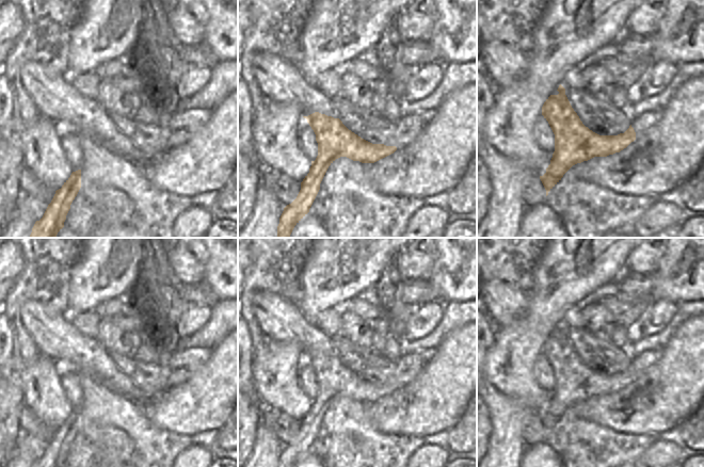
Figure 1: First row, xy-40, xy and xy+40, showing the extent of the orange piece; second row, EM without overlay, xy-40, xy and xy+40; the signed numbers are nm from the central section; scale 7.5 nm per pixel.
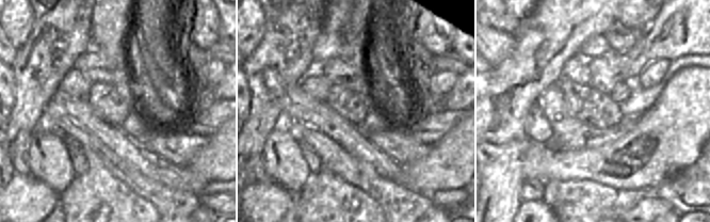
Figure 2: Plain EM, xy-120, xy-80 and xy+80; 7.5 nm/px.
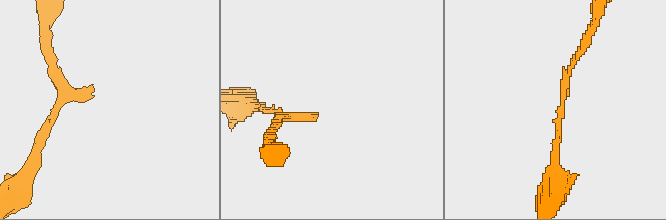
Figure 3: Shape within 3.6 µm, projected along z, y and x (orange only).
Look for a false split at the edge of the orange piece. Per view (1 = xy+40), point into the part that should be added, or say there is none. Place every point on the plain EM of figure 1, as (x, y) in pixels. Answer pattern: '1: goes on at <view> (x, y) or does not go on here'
1: goes on at xy+40 (640, 363)

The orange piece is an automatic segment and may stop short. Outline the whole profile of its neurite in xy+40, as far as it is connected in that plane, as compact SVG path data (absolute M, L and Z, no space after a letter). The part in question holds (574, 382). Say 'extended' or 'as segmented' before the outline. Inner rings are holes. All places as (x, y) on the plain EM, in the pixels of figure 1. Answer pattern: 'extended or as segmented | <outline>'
extended | M561 323L557 329L559 333L550 334L542 345L542 354L555 373L555 390L550 403L546 412L540 415L546 435L573 404L594 396L620 391L661 356L661 351L647 351L635 356L624 372L599 374L580 359Z

